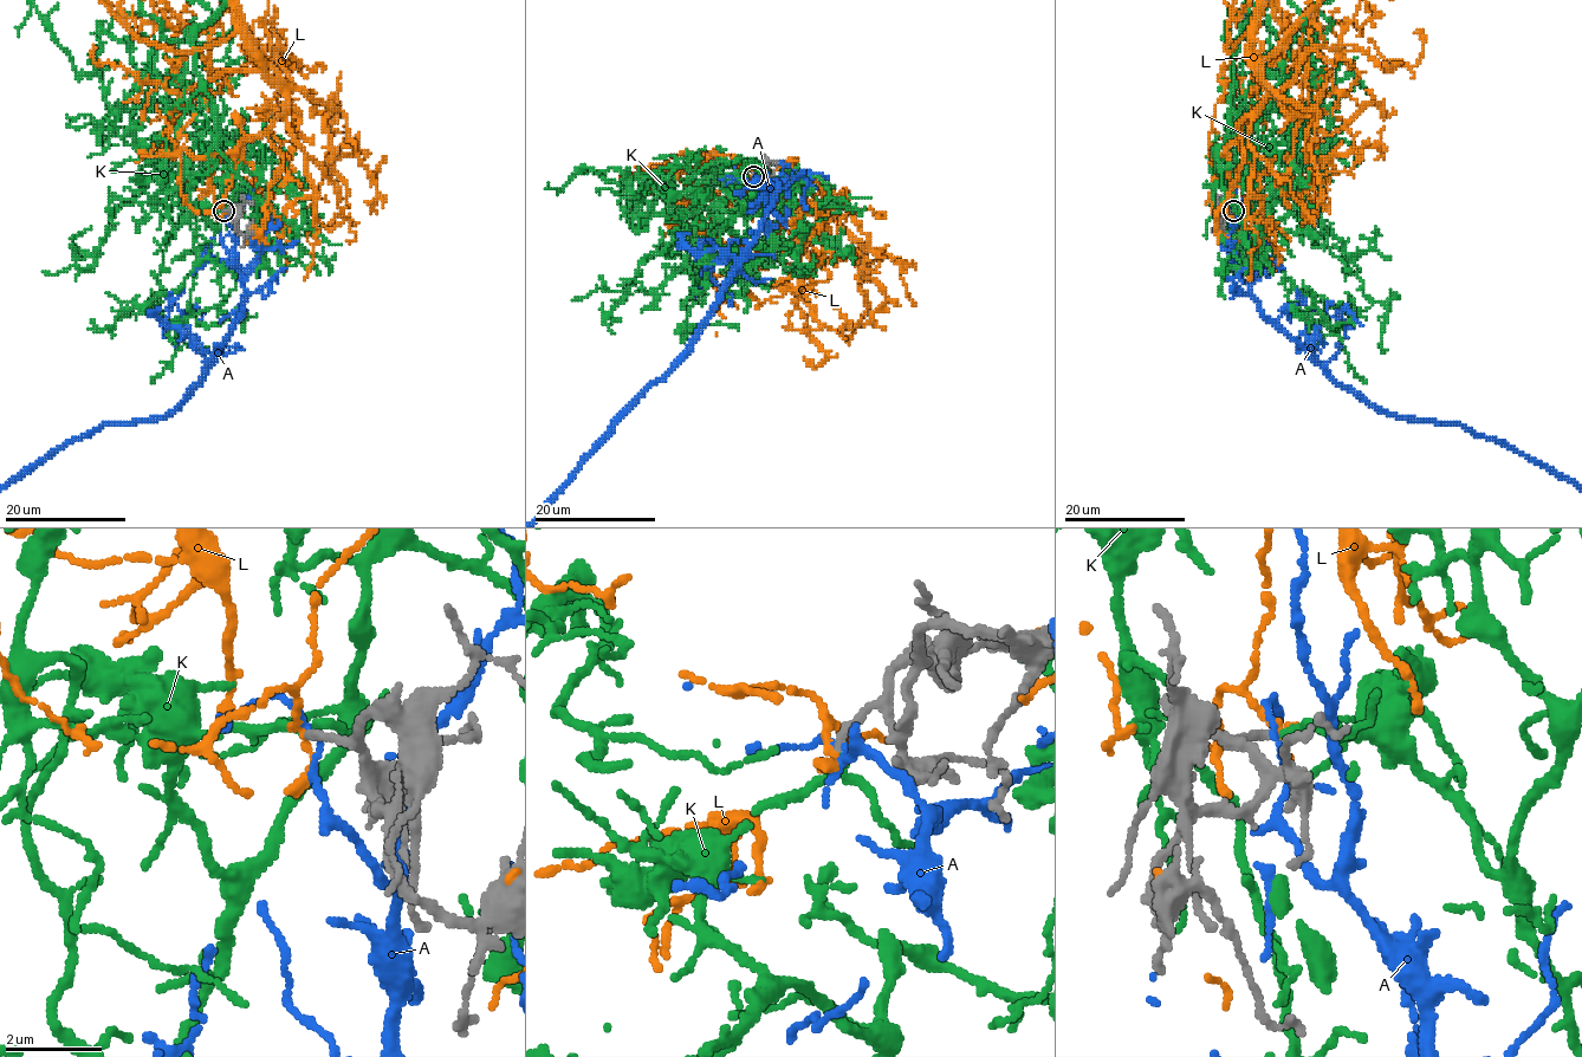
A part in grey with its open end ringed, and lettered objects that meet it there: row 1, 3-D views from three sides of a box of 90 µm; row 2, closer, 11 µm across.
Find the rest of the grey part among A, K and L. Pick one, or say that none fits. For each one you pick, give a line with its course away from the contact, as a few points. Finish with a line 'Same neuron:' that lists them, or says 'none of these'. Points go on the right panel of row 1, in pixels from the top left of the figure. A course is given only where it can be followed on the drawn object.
Same neuron: K

